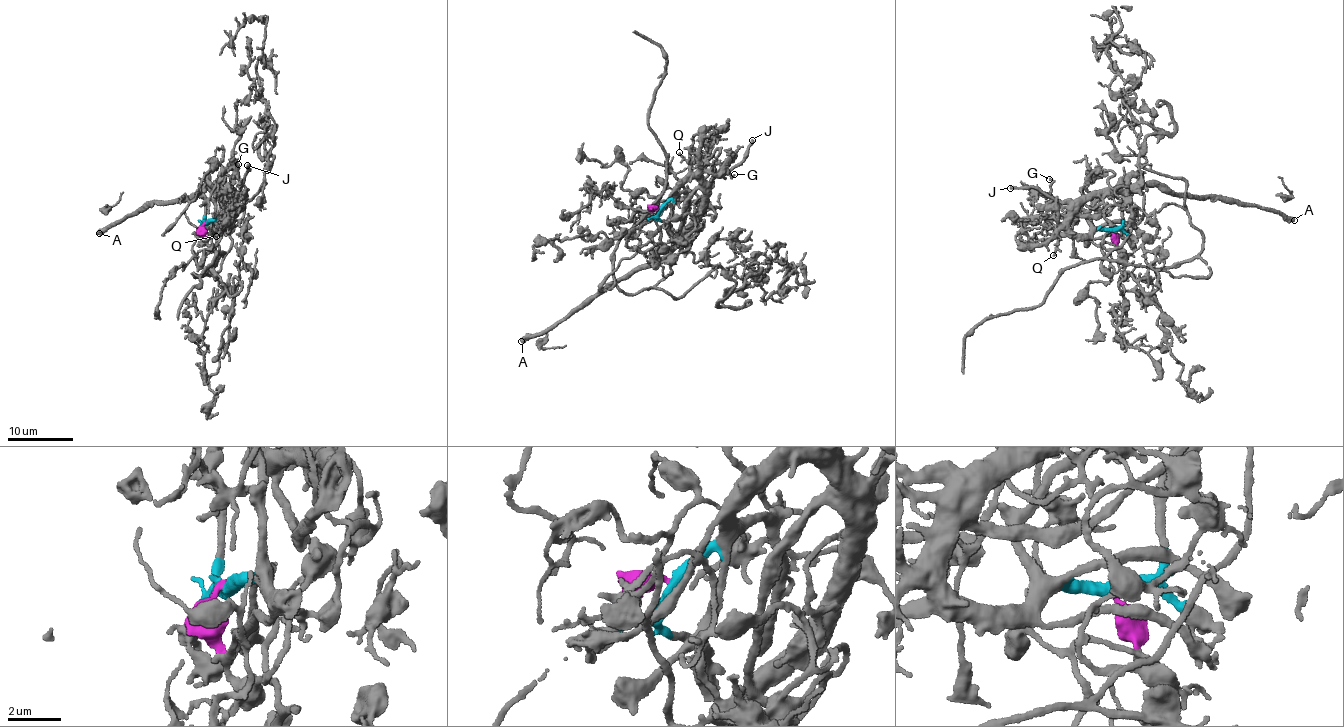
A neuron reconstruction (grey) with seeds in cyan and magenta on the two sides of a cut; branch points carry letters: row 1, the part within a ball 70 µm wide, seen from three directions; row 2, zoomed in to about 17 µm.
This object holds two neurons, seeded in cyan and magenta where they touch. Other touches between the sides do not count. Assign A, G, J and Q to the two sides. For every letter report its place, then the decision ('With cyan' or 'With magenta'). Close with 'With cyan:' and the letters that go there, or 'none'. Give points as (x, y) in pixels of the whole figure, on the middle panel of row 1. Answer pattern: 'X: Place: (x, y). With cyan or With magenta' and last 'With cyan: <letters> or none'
A: Place: (521, 341). With cyan
G: Place: (734, 174). With cyan
J: Place: (752, 140). With cyan
Q: Place: (679, 152). With cyan
With cyan: A, G, J, Q

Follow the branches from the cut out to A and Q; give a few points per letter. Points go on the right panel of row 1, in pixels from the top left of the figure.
A: (1112, 230), (1077, 233), (1069, 220), (1074, 215), (1098, 216), (1147, 185), (1257, 205), (1293, 220)
Q: (1112, 230), (1098, 227), (1078, 236), (1062, 236), (1053, 255)

